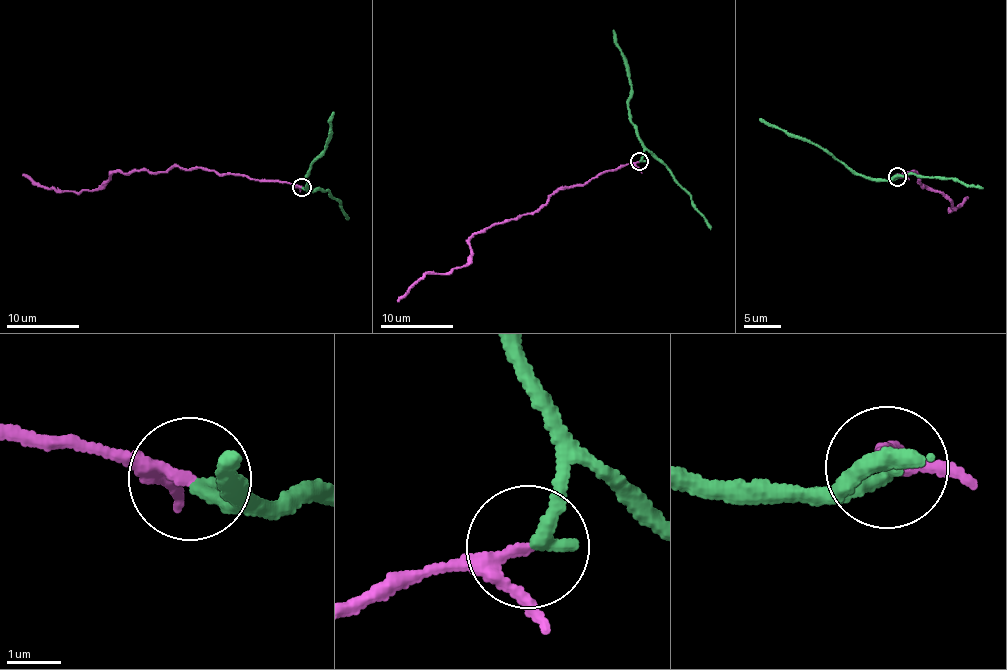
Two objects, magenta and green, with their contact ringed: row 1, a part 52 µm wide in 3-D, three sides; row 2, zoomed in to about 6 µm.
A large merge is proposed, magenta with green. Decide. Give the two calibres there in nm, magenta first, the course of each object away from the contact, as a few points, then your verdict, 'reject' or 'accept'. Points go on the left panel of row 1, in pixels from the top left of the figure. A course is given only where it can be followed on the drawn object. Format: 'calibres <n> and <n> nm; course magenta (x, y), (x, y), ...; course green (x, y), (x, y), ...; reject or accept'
calibres 180 and 280 nm; course magenta (301, 186), (173, 166), (164, 172), (112, 173), (93, 190), (71, 192), (55, 191), (23, 174); course green (303, 186), (310, 189), (306, 176), (312, 162), (331, 138), (332, 112); reject

